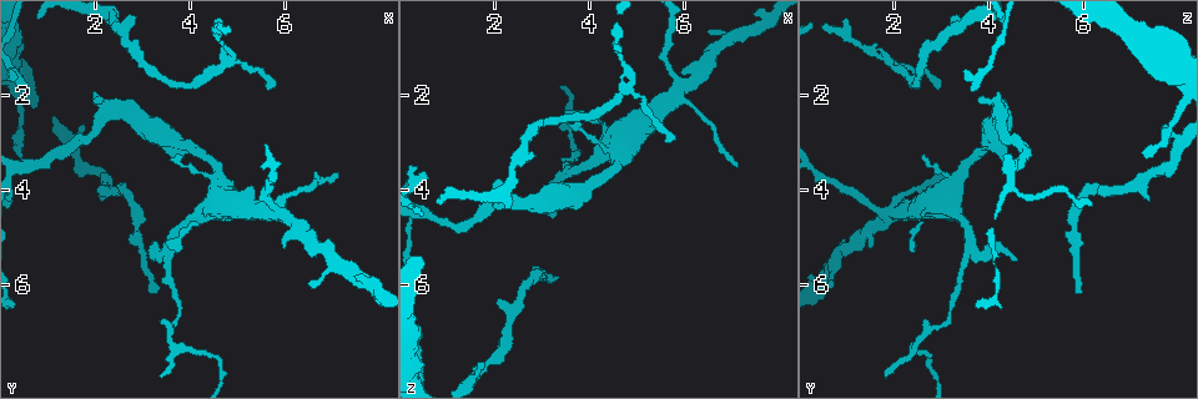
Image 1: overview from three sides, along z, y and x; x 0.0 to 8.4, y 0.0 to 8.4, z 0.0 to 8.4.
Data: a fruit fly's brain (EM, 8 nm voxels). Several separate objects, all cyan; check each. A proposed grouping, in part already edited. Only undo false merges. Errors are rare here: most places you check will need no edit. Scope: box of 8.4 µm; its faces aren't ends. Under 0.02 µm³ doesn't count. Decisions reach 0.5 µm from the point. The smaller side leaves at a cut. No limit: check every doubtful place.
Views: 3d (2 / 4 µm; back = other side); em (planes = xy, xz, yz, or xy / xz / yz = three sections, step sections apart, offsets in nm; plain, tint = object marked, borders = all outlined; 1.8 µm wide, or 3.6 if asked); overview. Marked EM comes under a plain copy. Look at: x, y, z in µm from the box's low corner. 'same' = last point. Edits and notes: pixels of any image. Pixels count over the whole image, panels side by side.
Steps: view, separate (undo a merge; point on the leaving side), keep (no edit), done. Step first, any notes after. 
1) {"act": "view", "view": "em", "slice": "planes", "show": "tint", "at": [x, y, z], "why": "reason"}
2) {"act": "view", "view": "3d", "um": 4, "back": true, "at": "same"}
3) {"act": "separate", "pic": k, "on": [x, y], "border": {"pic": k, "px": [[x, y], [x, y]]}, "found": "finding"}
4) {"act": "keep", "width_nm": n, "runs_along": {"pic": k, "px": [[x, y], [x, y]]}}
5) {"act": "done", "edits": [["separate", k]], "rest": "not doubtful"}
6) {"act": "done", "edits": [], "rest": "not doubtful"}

{"act": "view", "view": "em", "um": 3.6, "slice": "xz", "step": 8, "show": "tint", "at": [4.65, 3.90, 3.35], "why": "calibre changes"}

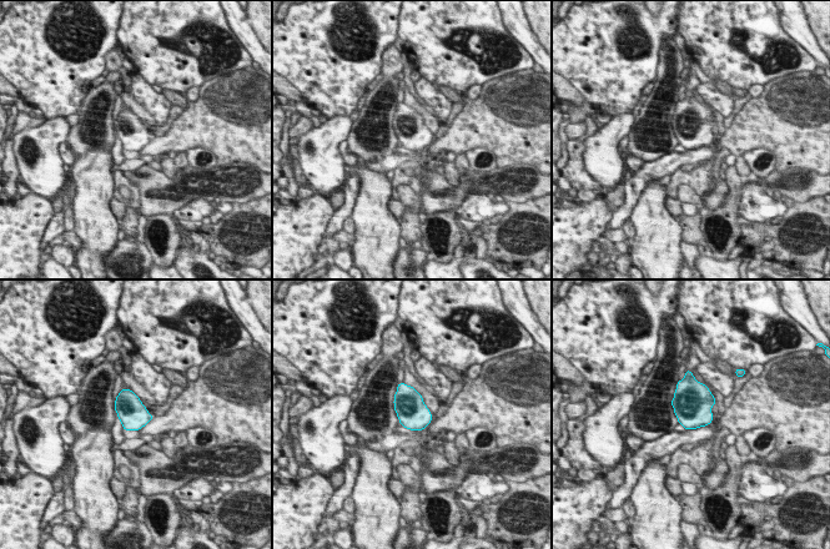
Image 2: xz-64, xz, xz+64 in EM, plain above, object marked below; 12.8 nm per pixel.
{"act": "view", "view": "em", "um": 3.6, "slice": "planes", "show": "tint", "at": "same", "why": "cut it another way"}

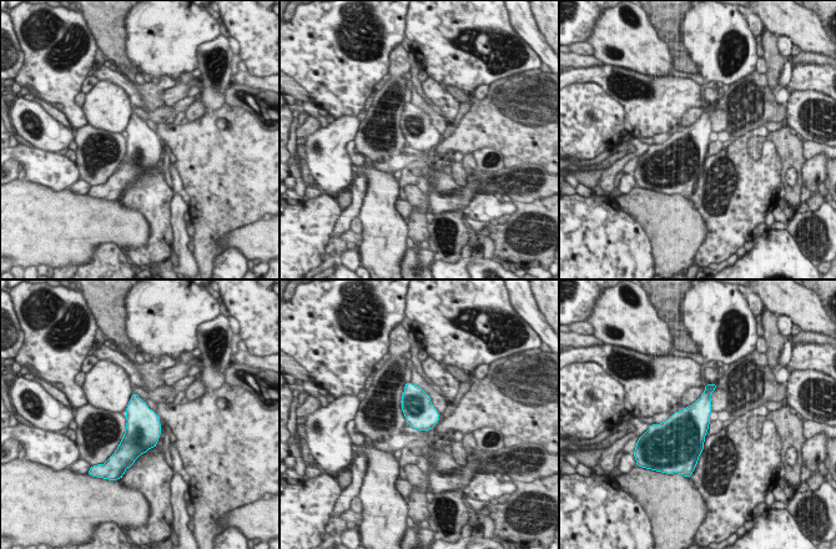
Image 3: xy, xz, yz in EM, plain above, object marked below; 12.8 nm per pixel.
{"act": "keep", "found": "continuous, no second neuron"}

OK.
{"act": "view", "view": "3d", "um": 4, "at": [5.90, 4.50, 1.85], "why": "sharp bend"}

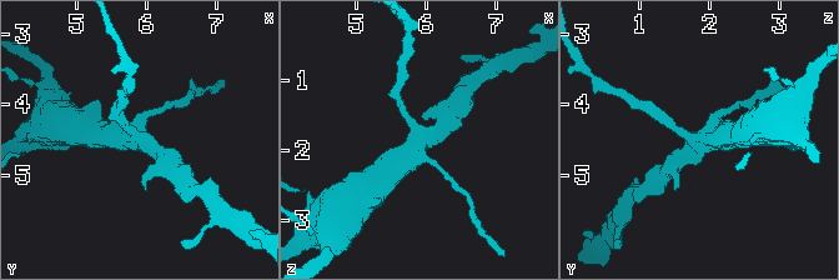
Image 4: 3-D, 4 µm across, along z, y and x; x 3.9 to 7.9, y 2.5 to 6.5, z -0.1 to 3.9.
{"act": "view", "view": "em", "slice": "planes", "show": "tint", "at": [5.90, 4.50, 1.80]}

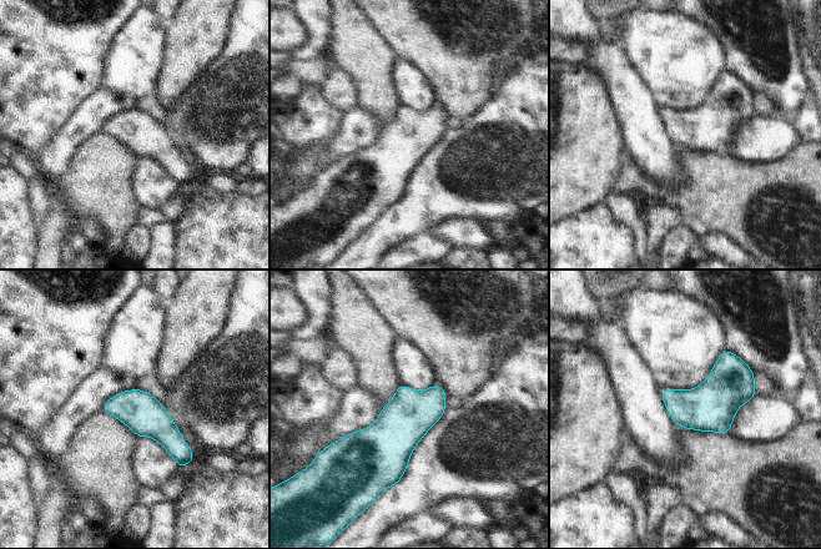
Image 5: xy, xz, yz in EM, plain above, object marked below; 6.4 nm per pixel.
{"act": "keep", "width_nm": 260, "found": "continuous, no second neuron"}

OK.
{"act": "view", "view": "em", "slice": "planes", "show": "tint", "at": [3.75, 7.40, 2.40], "why": "sharp bend"}

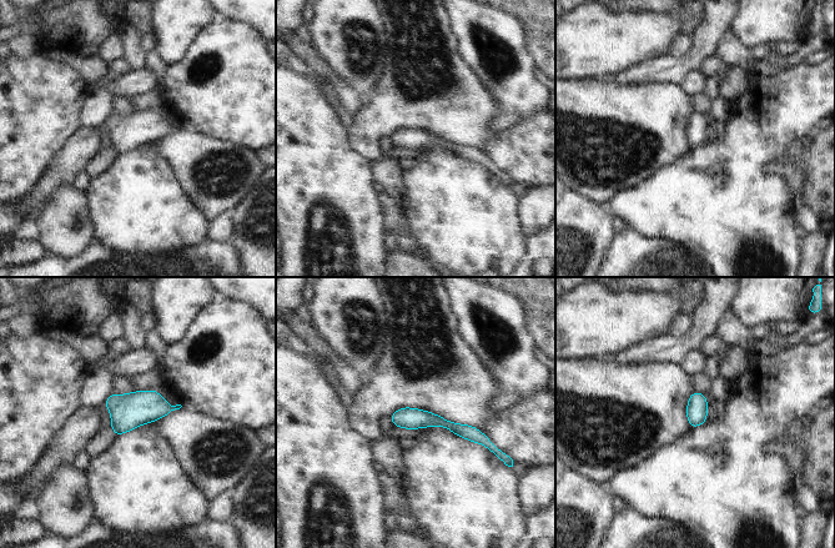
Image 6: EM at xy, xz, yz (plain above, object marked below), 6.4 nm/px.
{"act": "keep", "runs_along": {"pic": 6, "px": [[393, 417], [439, 421], [486, 442]]}, "found": "continuous, no second neuron"}

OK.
{"act": "done", "edits": [], "rest": "not doubtful"}

